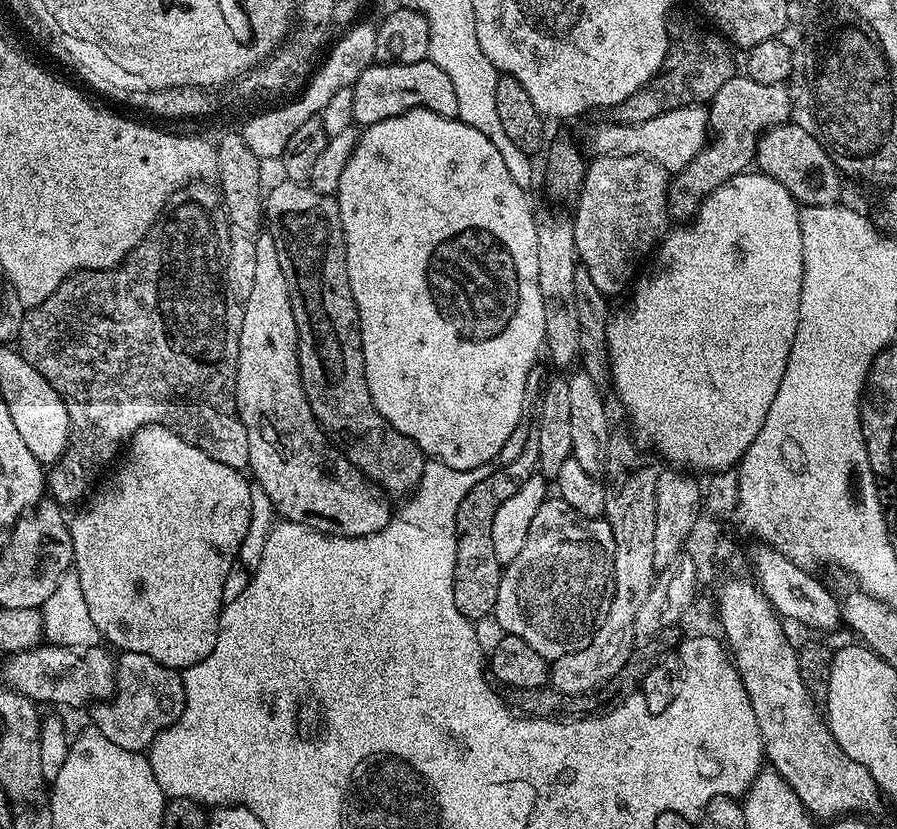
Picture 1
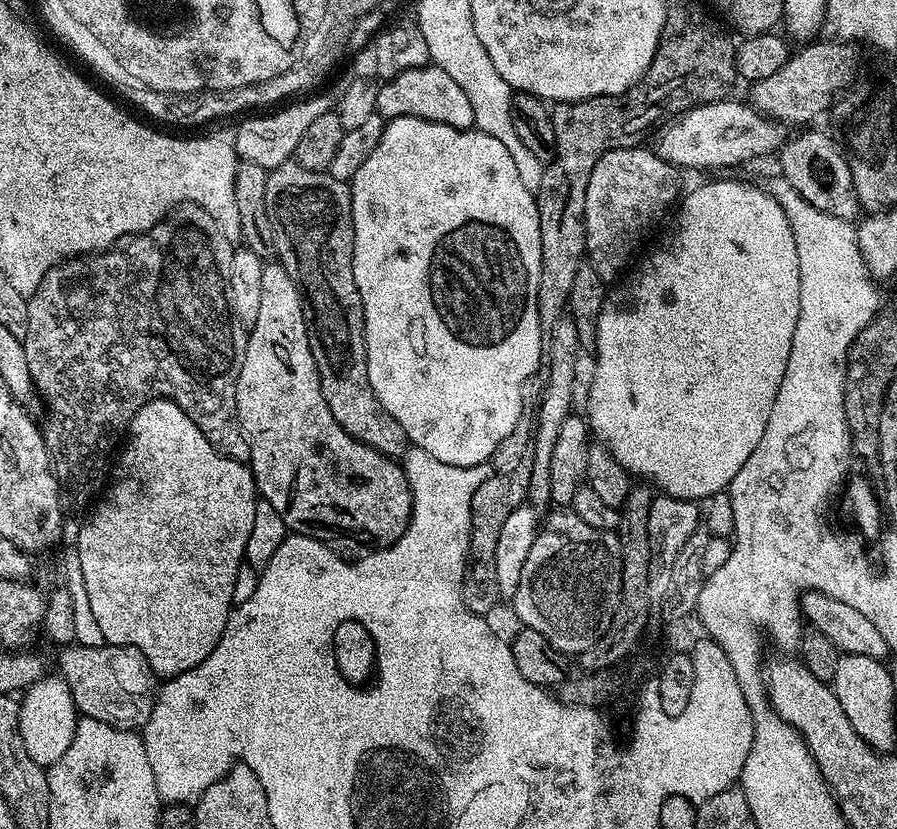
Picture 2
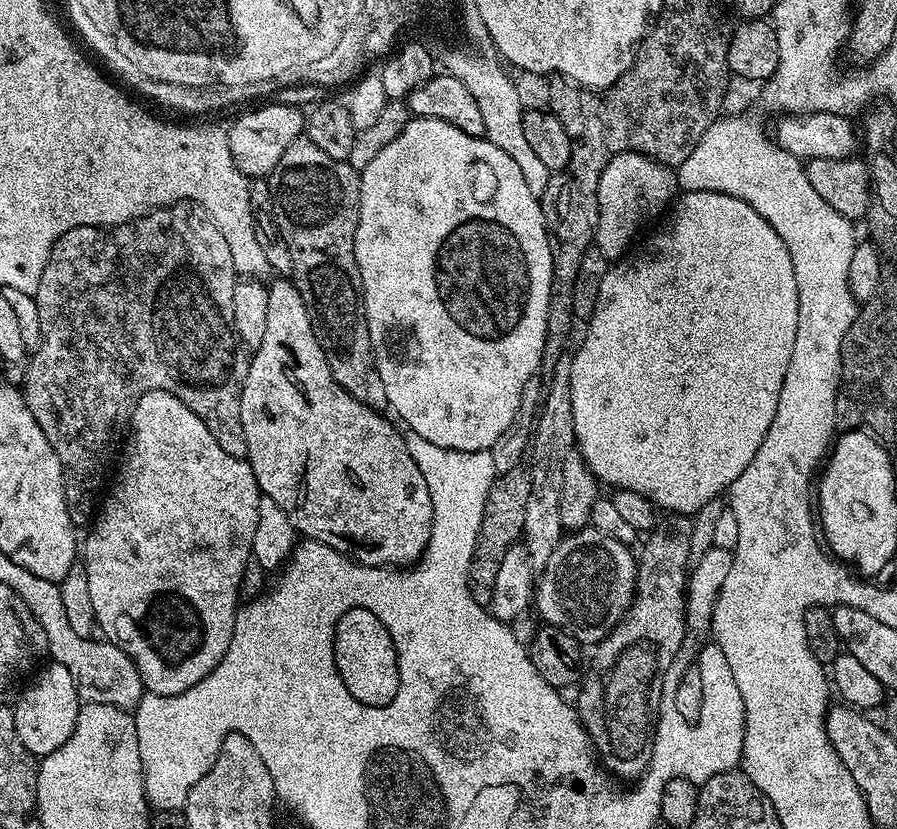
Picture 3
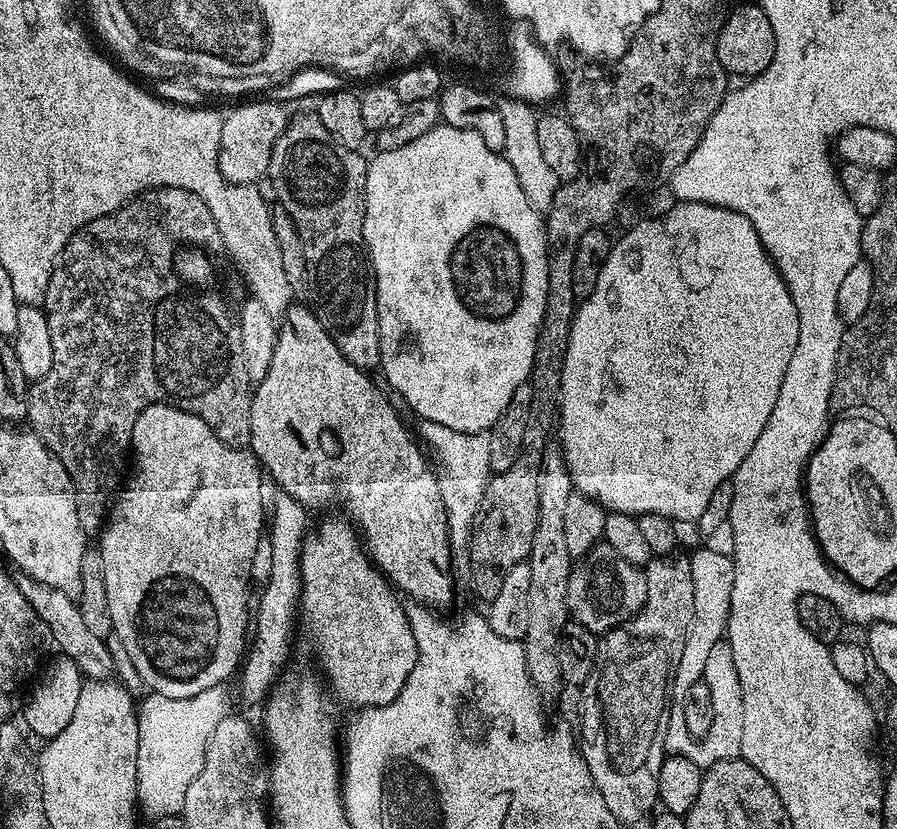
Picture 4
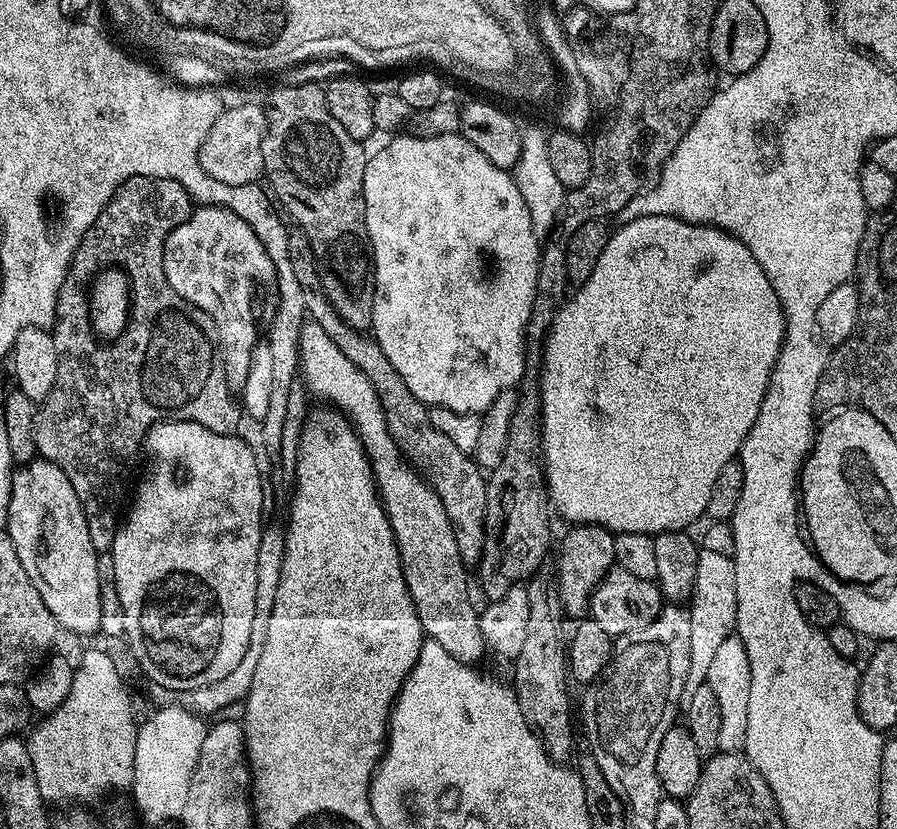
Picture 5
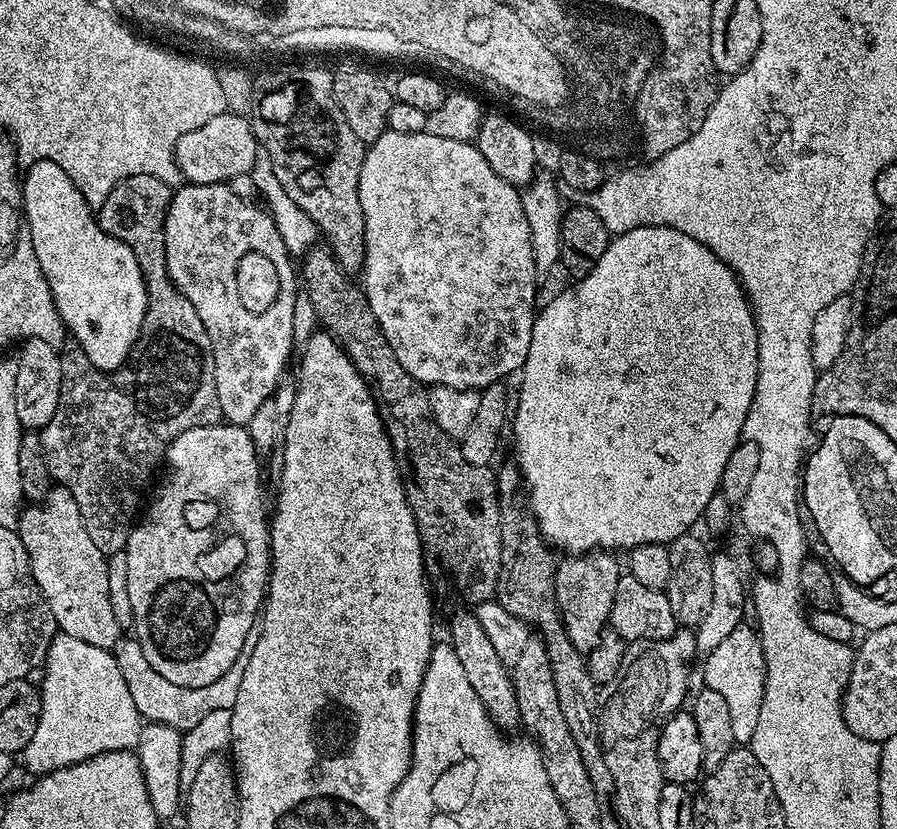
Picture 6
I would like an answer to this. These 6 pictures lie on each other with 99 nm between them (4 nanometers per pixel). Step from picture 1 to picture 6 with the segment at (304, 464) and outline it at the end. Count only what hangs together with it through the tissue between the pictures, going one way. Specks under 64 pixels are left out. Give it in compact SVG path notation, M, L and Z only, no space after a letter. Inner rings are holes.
M475 611L456 612L452 616L452 621L448 624L450 643L454 654L458 654L458 662L466 670L466 678L470 678L470 686L474 686L474 694L482 698L482 704L490 714L490 718L496 723L497 728L509 730L508 728L521 727L520 711L518 710L518 698L512 685L512 673L509 665L498 658L494 651L494 642L490 642L490 634L478 622Z

